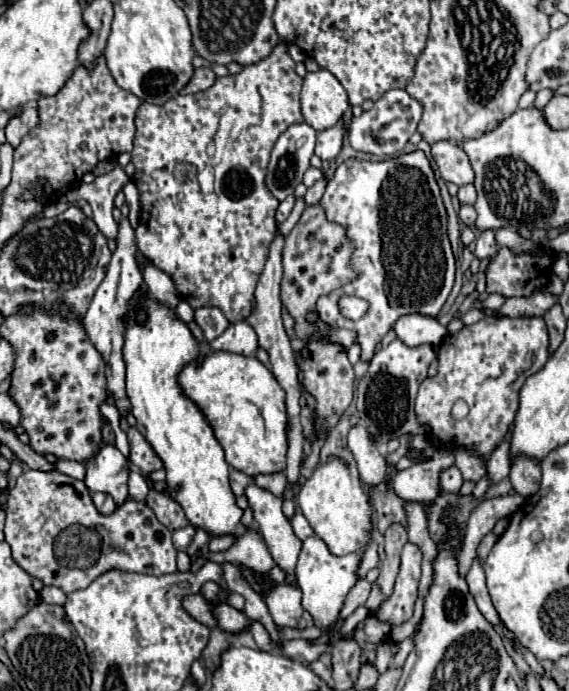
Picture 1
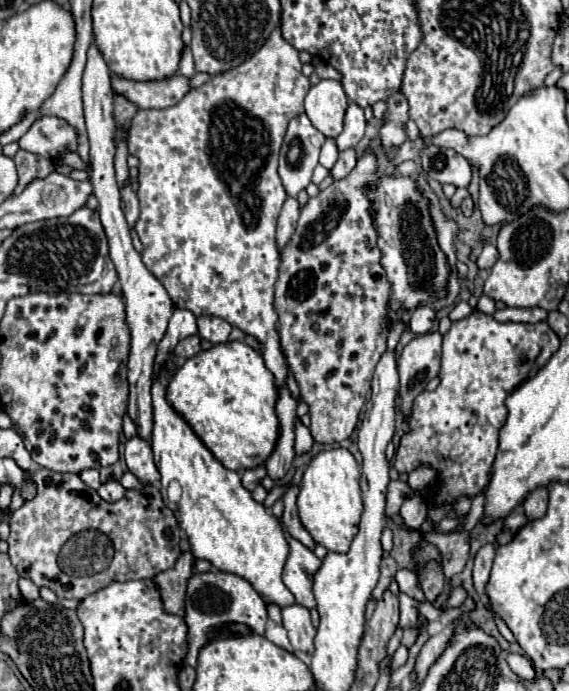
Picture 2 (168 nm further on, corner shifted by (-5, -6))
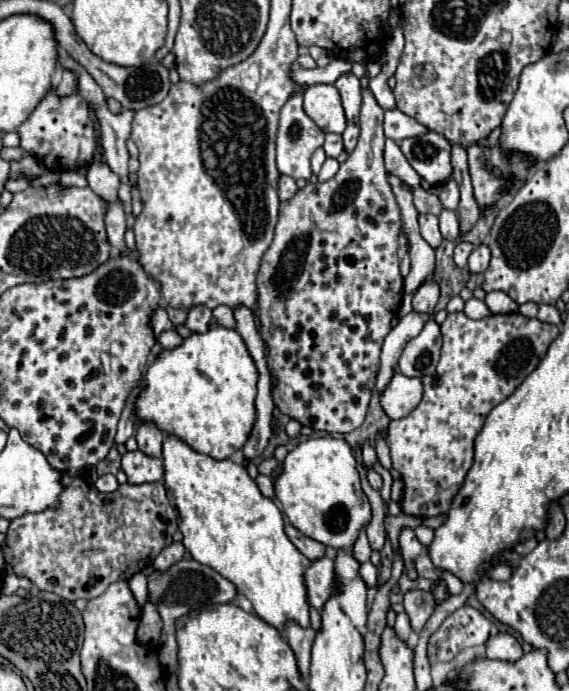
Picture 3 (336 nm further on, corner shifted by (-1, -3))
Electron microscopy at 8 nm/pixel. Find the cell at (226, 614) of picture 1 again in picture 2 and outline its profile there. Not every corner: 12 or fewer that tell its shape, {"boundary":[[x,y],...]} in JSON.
{"boundary":[[195,573],[185,591],[187,655],[209,631],[245,623],[263,635],[267,609],[241,577]]}

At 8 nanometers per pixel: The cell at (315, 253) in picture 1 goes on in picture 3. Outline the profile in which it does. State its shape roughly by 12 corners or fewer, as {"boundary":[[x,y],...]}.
{"boundary":[[383,114],[281,204],[257,306],[283,414],[363,424],[397,316]]}

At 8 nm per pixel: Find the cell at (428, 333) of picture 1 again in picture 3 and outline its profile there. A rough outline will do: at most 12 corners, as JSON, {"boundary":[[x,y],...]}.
{"boundary":[[425,282],[413,296],[413,310],[429,314],[439,300],[439,286]]}

